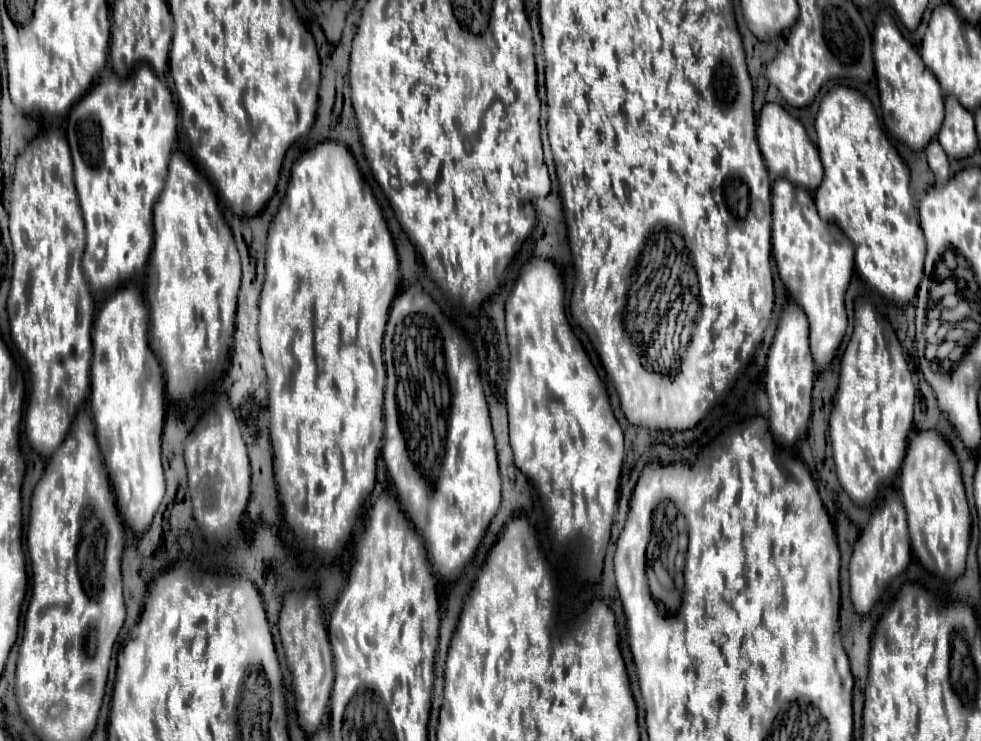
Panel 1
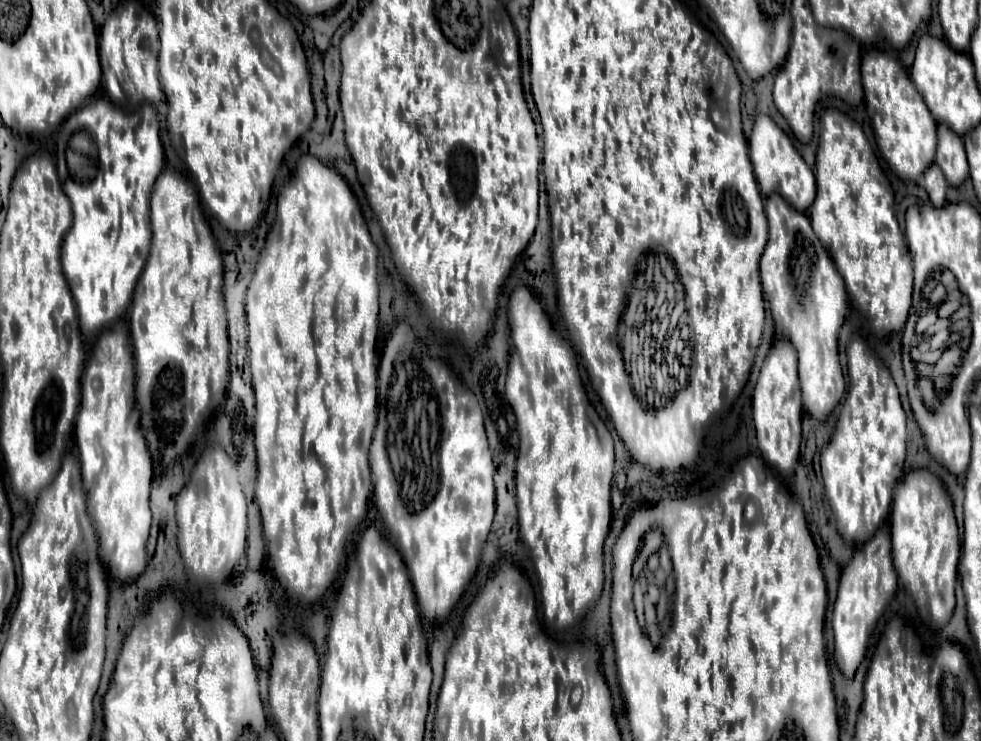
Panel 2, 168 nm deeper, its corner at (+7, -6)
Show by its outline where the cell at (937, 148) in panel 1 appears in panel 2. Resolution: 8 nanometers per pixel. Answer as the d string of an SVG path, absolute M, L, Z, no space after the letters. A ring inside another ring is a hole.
M931 165L927 169L927 173L923 175L923 181L925 181L925 189L927 189L927 195L929 195L929 201L933 203L933 207L943 207L947 181L945 181L941 169L937 165Z

